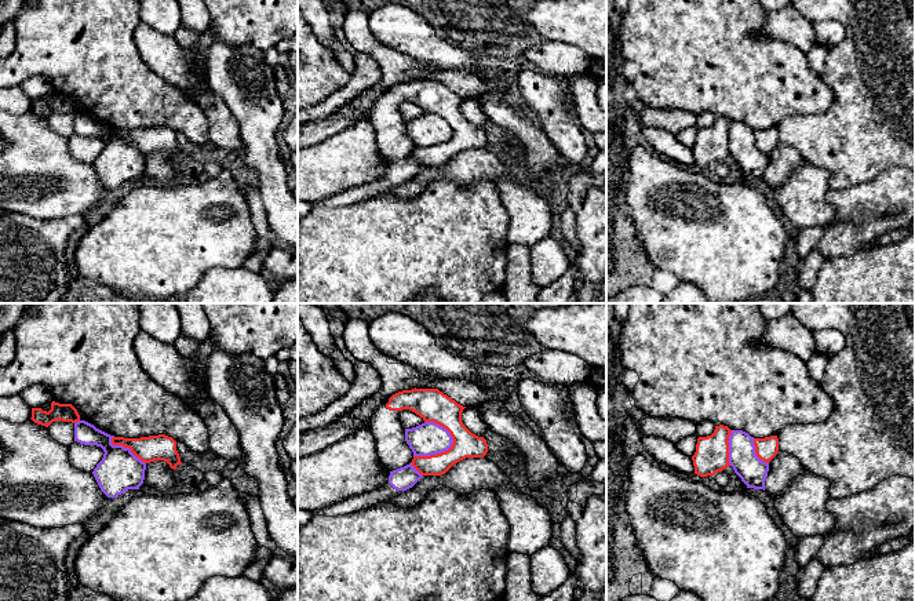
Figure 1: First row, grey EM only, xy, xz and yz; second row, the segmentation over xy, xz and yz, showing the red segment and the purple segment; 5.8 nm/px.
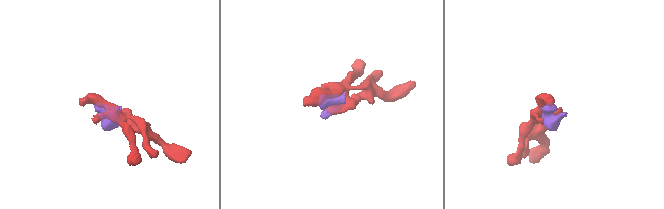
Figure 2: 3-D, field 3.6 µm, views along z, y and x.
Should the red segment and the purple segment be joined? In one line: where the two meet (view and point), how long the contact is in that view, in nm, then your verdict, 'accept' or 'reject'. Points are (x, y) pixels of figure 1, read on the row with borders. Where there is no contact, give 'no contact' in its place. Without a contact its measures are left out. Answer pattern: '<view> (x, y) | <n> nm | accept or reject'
xz (438, 454) | 260 nm | reject

